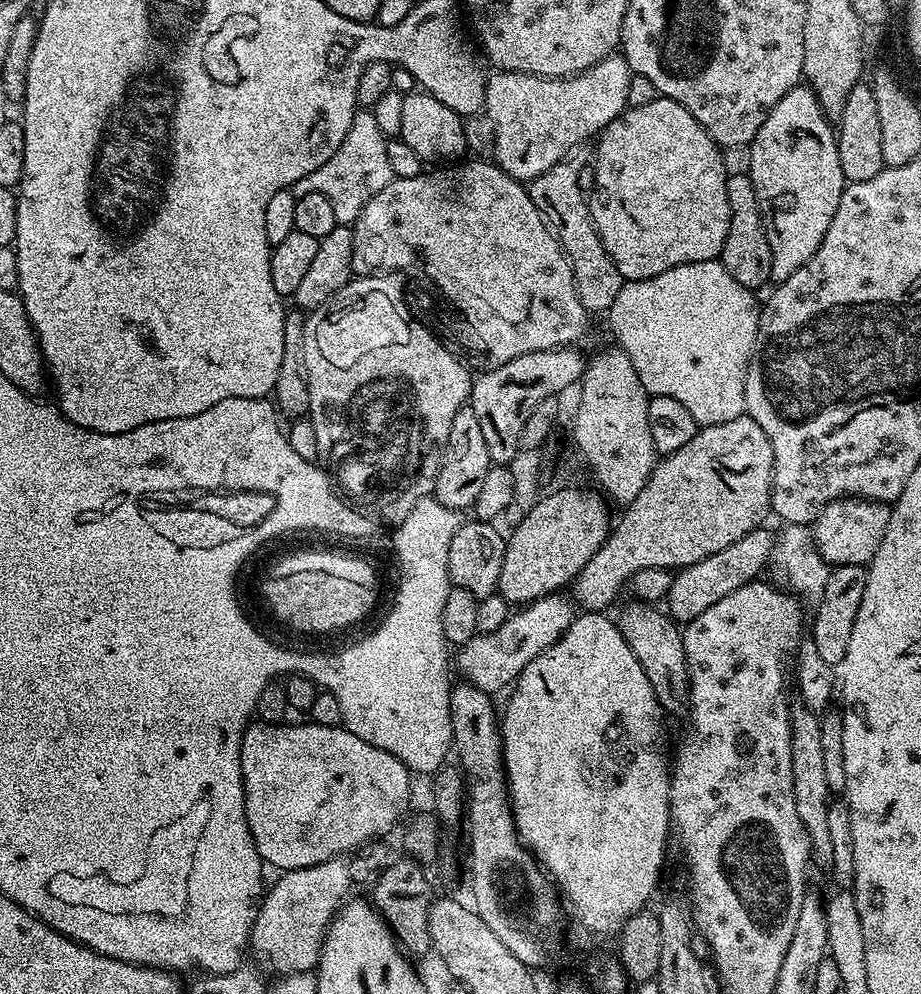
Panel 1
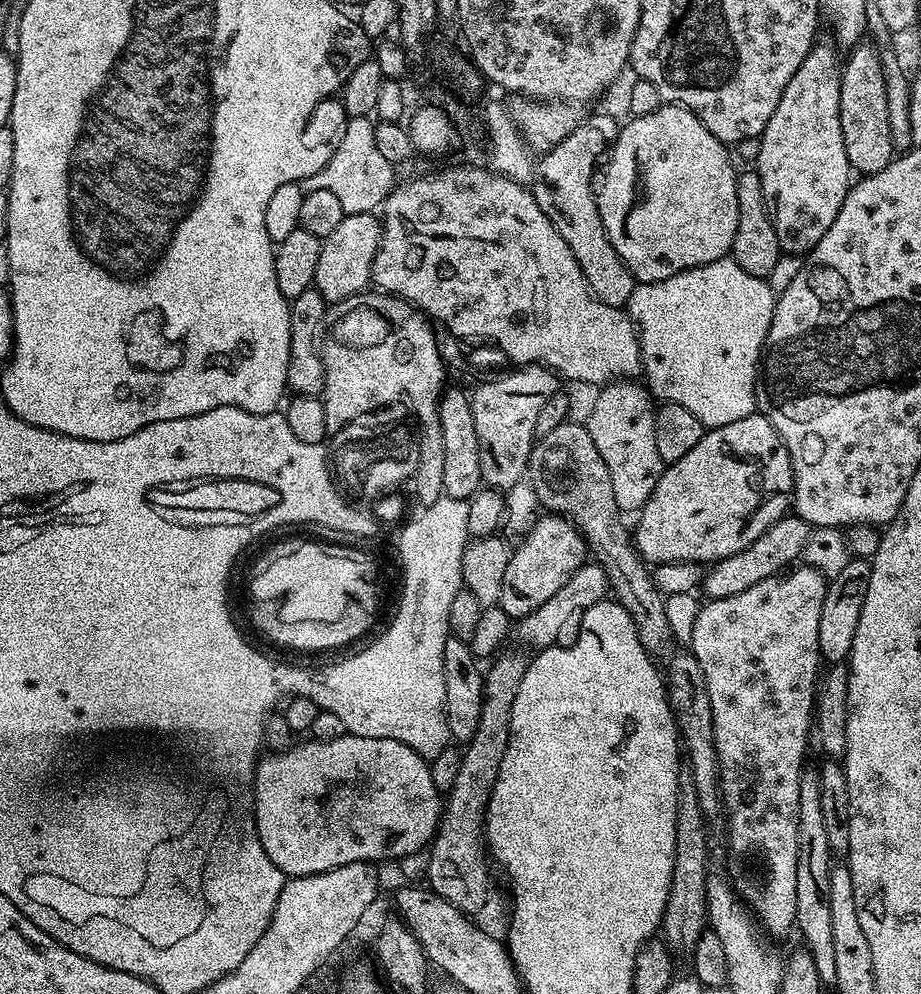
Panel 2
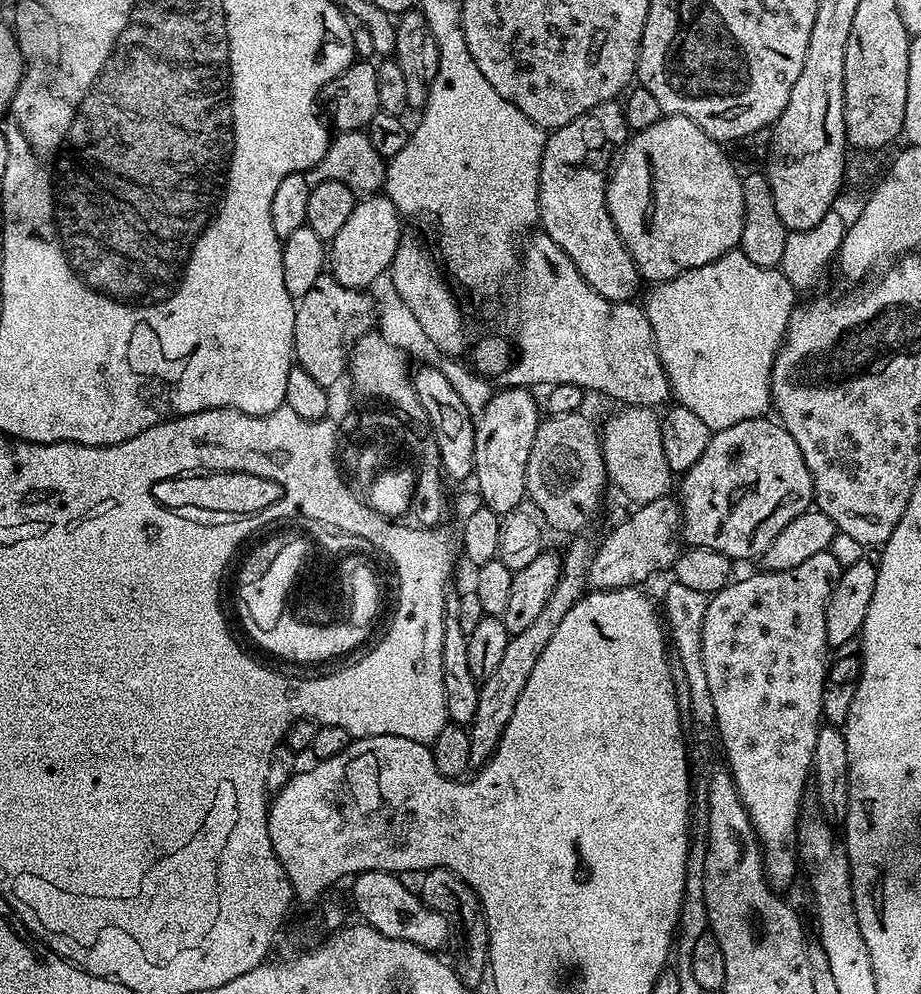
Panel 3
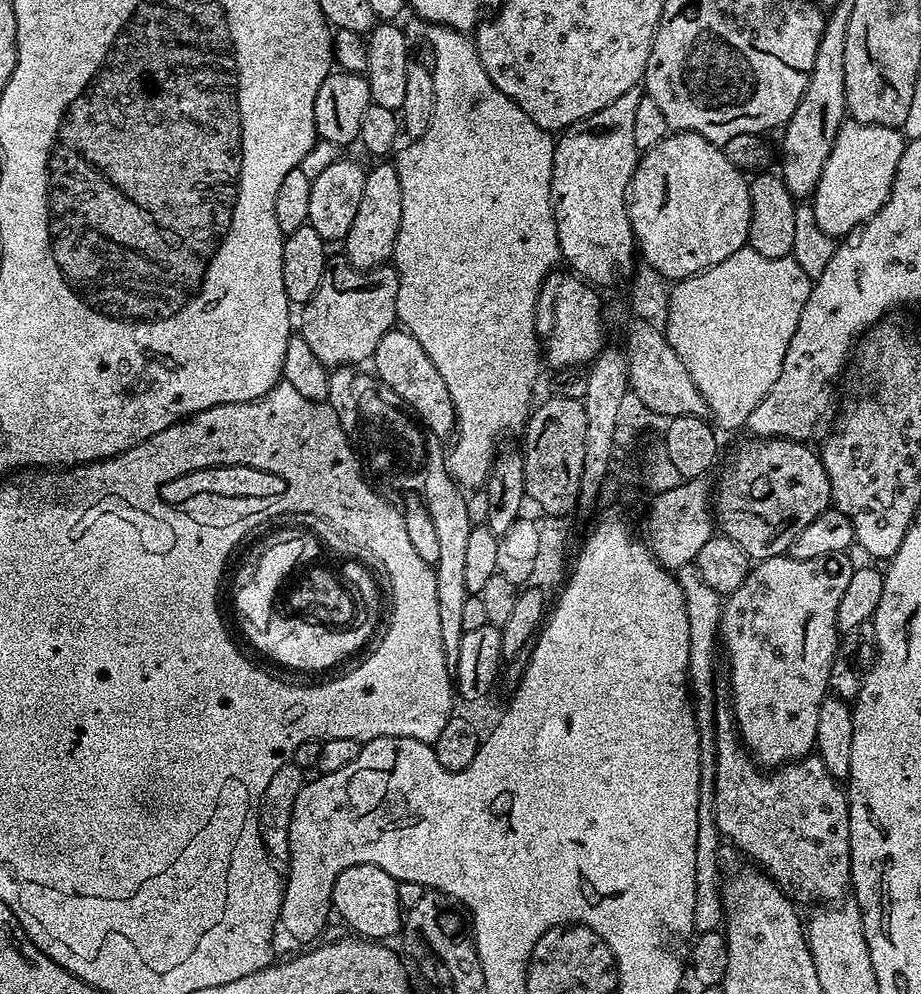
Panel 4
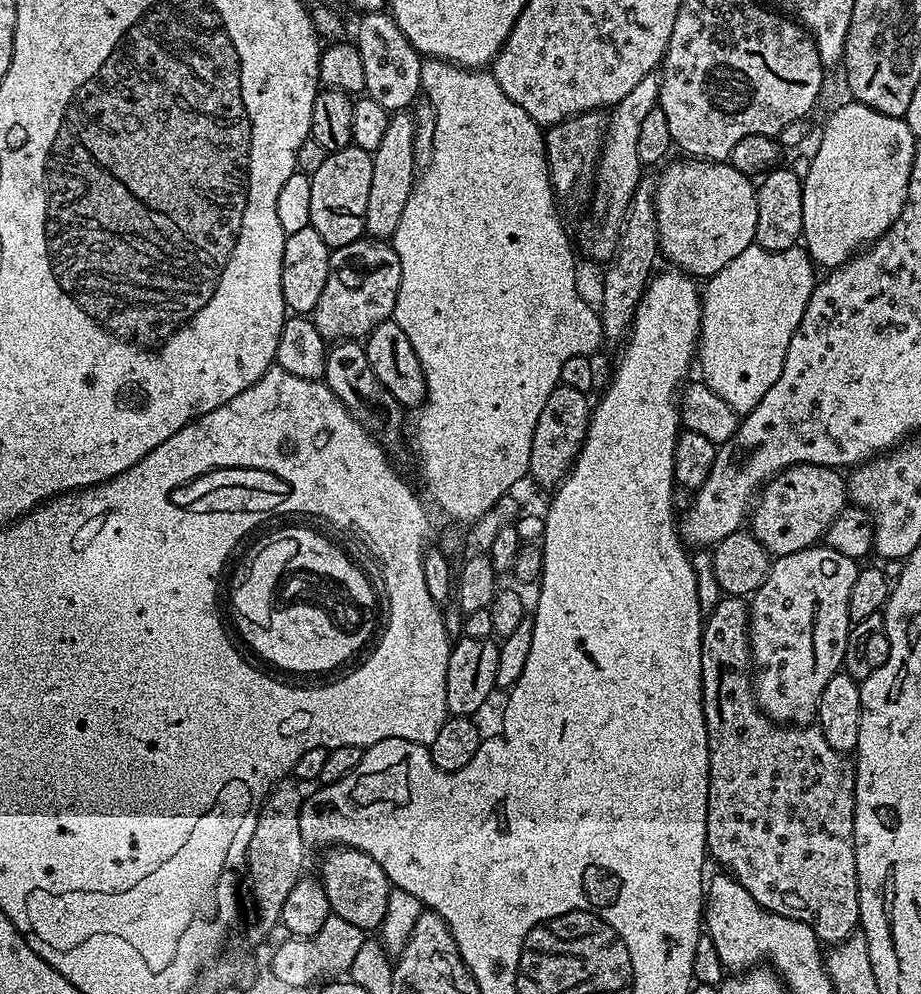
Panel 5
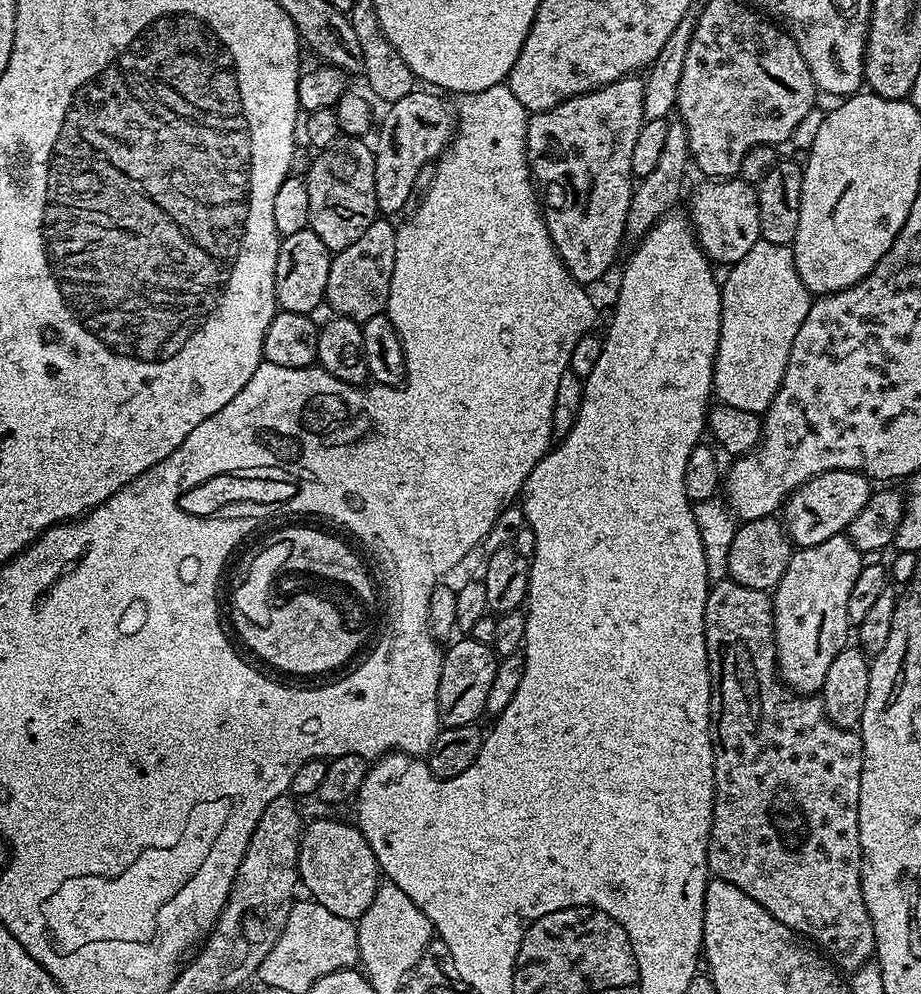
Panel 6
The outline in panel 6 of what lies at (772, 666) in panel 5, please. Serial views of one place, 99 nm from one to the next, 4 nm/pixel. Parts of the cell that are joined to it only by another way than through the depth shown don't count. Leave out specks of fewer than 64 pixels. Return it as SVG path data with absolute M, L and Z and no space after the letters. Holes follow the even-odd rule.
M844 534L826 542L818 542L818 546L793 551L790 566L786 566L786 574L782 574L772 596L772 613L776 623L776 667L781 680L792 691L801 694L819 693L826 682L826 674L830 671L830 662L834 662L841 650L849 647L850 621L846 614L846 602L850 602L850 589L854 582L858 582L858 574L865 563L865 557Z

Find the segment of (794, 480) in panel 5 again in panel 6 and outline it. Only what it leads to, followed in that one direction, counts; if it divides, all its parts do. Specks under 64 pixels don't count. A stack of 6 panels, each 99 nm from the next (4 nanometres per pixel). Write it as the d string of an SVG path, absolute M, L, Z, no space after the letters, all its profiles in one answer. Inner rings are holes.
M830 470L826 474L818 474L788 495L782 509L782 520L787 527L788 537L797 549L802 549L818 546L818 542L826 542L847 533L850 522L854 522L858 512L868 504L873 491L873 481L862 472Z

